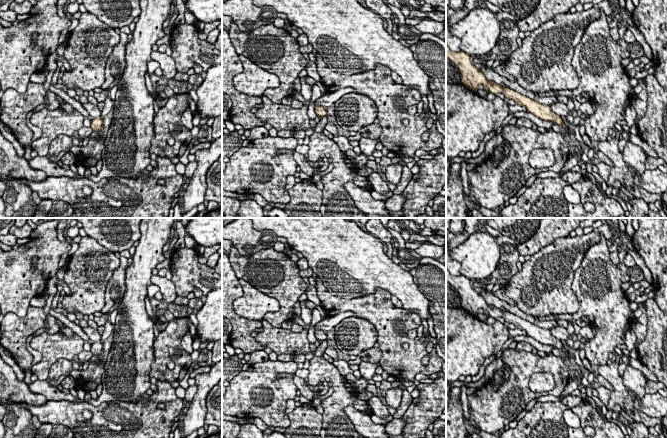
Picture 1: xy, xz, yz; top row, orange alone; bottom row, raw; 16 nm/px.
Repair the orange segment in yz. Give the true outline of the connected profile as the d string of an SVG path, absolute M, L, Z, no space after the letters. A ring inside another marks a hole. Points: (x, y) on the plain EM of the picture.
M446 268L446 282L456 289L457 293L460 295L461 307L468 313L477 316L478 310L483 309L484 312L487 312L491 317L495 319L503 317L505 322L514 324L517 329L525 330L527 336L534 338L536 341L568 353L564 348L564 344L554 337L549 329L538 327L509 311L503 312L494 305L488 305L485 299L474 290L473 286L470 284L469 278L463 275L453 276Z

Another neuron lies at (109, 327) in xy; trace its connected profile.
M110 319L107 320L104 327L105 327L105 330L101 335L101 339L100 339L102 344L111 335L111 333L114 330L114 325L111 323Z

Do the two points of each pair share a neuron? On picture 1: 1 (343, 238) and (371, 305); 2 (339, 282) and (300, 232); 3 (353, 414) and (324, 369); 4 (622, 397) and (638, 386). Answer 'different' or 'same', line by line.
1: different
2: same
3: different
4: different

